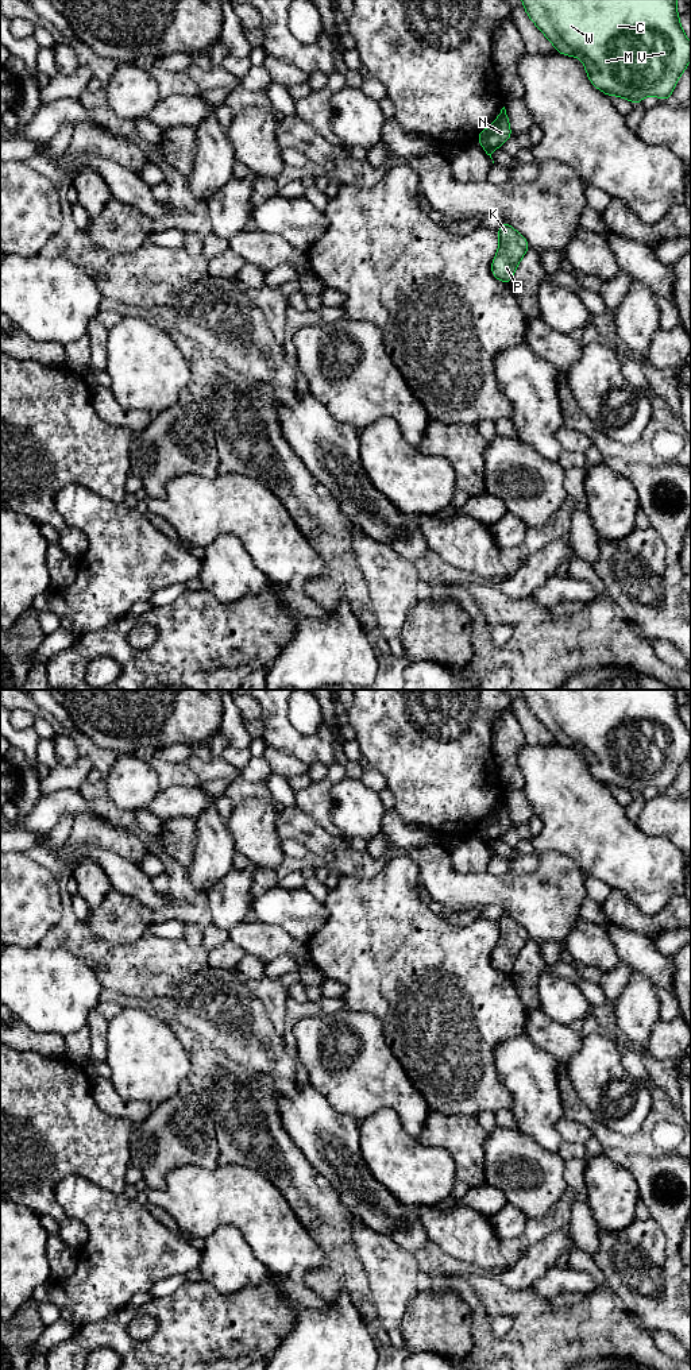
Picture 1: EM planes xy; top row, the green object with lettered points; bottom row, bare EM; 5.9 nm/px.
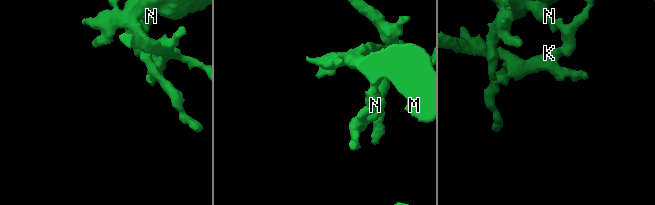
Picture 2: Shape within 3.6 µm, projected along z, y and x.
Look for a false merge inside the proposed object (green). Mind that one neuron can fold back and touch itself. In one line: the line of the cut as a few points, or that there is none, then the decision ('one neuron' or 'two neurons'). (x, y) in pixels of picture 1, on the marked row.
cut in xy along (483, 146), (494, 149); two neurons

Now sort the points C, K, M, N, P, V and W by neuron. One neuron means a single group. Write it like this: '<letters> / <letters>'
C M N V W / K P

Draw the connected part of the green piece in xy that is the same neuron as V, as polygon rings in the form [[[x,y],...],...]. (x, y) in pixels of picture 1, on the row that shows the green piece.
[[[522,0],[530,20],[549,39],[557,53],[584,62],[591,84],[607,96],[619,96],[640,104],[645,96],[671,99],[671,93],[691,59],[691,43],[684,34],[678,0]]]

